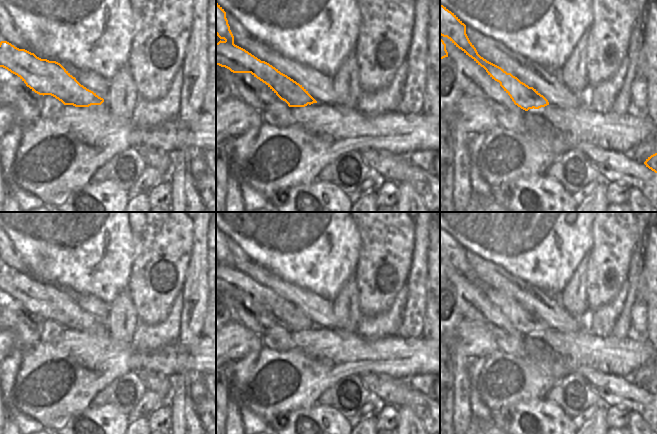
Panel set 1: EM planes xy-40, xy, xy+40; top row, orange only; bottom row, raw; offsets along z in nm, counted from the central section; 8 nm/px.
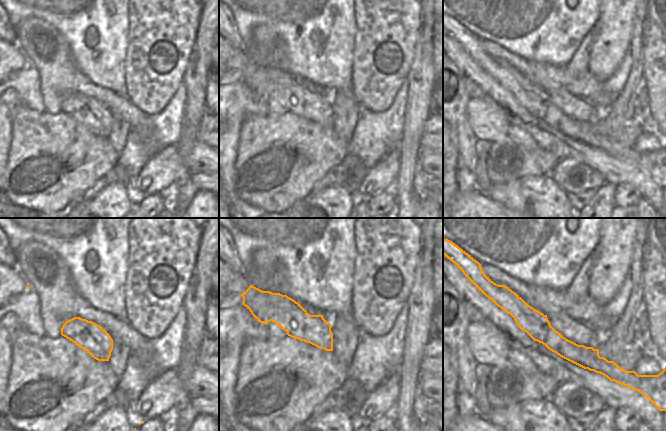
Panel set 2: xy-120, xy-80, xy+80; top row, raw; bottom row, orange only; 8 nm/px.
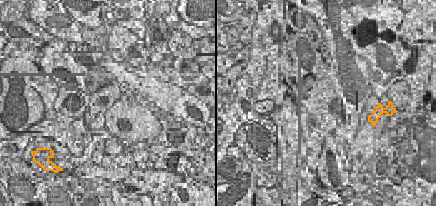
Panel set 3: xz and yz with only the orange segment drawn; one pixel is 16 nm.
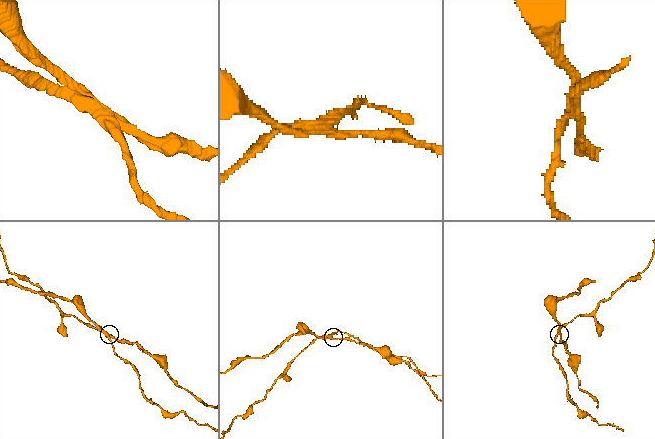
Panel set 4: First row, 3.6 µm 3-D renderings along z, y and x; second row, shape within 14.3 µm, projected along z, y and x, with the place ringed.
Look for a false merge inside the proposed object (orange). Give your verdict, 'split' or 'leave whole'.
split

